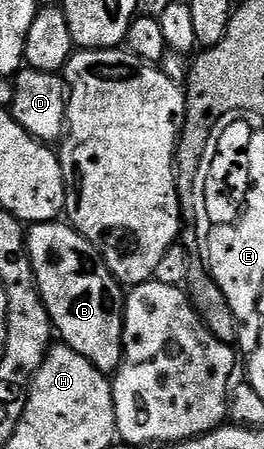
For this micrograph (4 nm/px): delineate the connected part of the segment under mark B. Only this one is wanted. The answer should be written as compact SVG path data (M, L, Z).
M59 220L30 225L25 234L25 251L34 270L35 284L42 296L43 305L46 306L52 327L62 343L76 350L82 357L89 358L102 372L108 374L117 372L123 361L125 292L119 281L108 270L103 256L71 225Z

